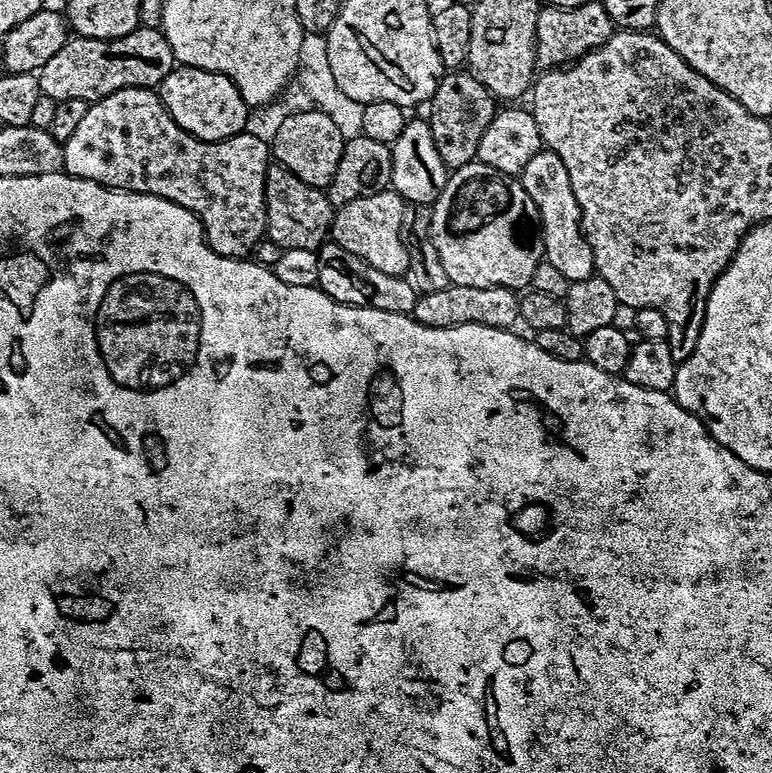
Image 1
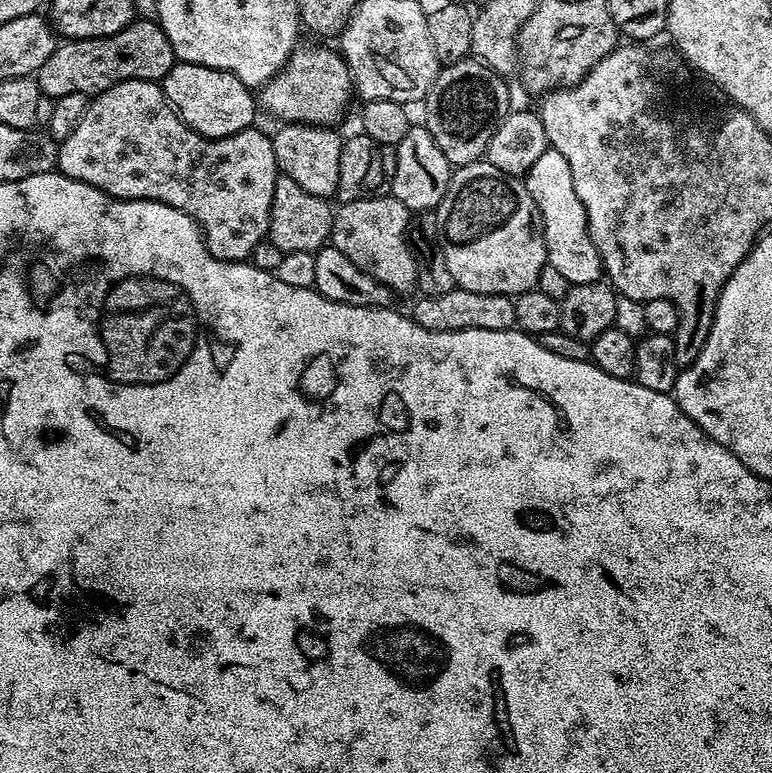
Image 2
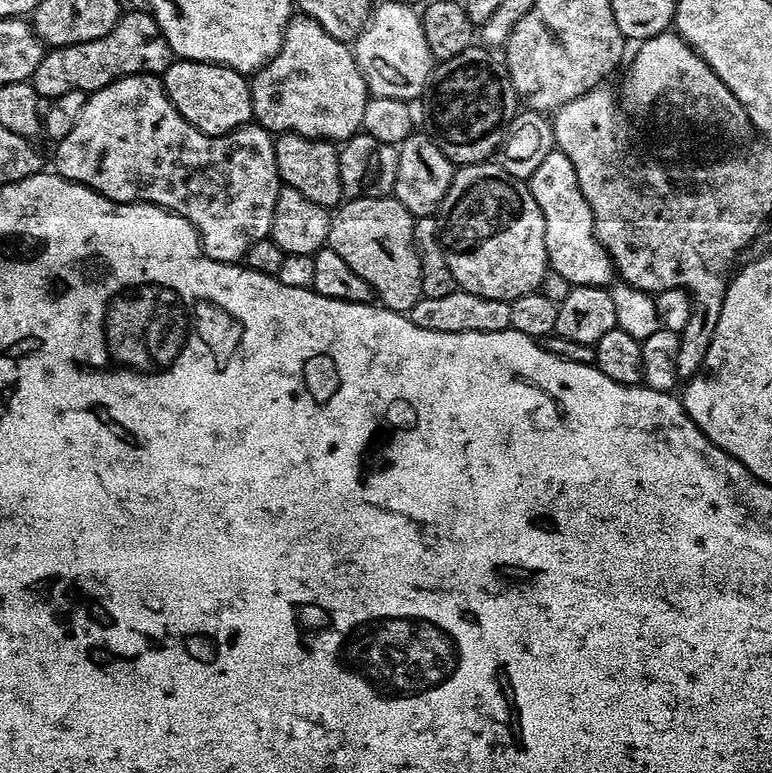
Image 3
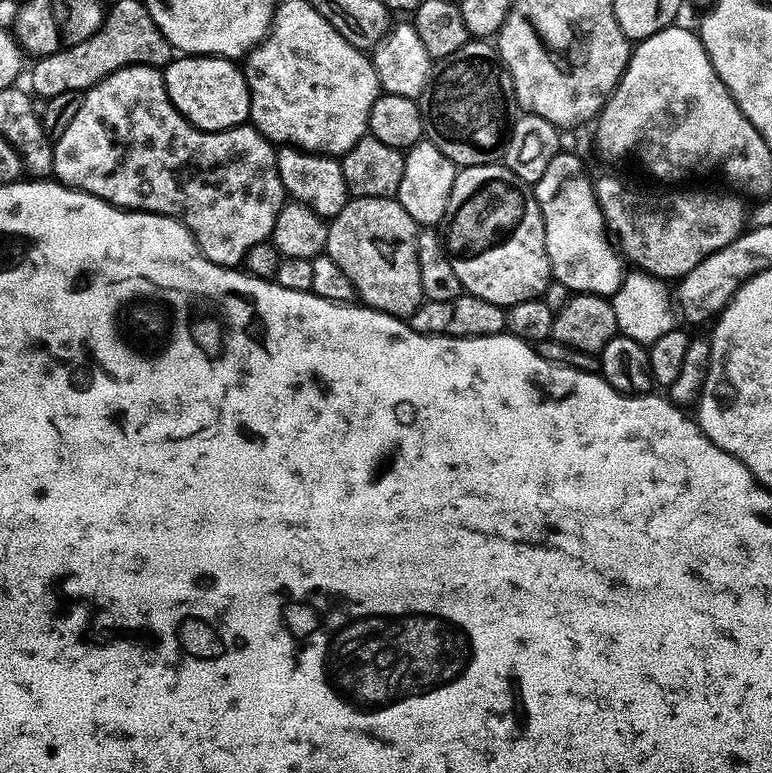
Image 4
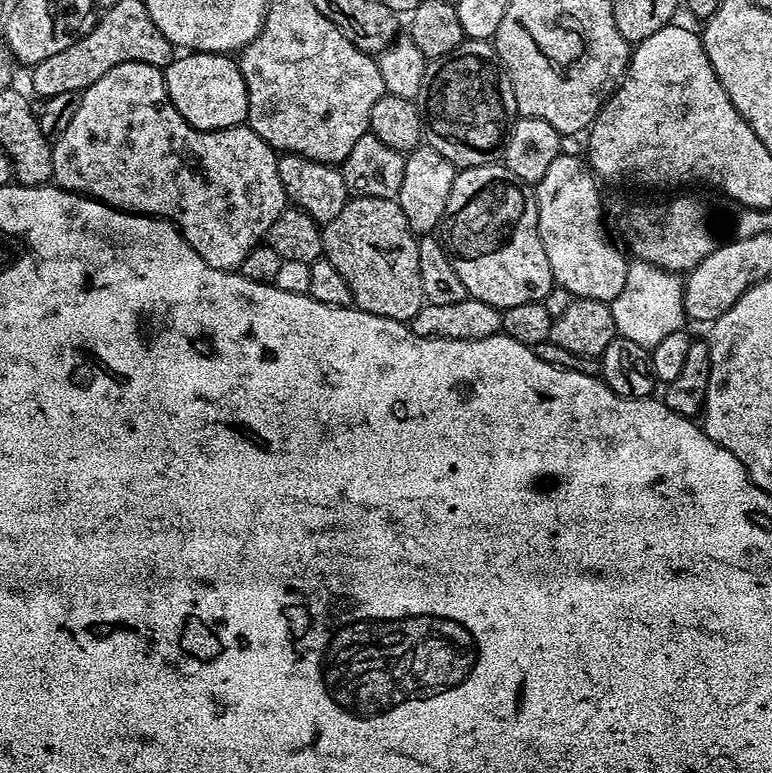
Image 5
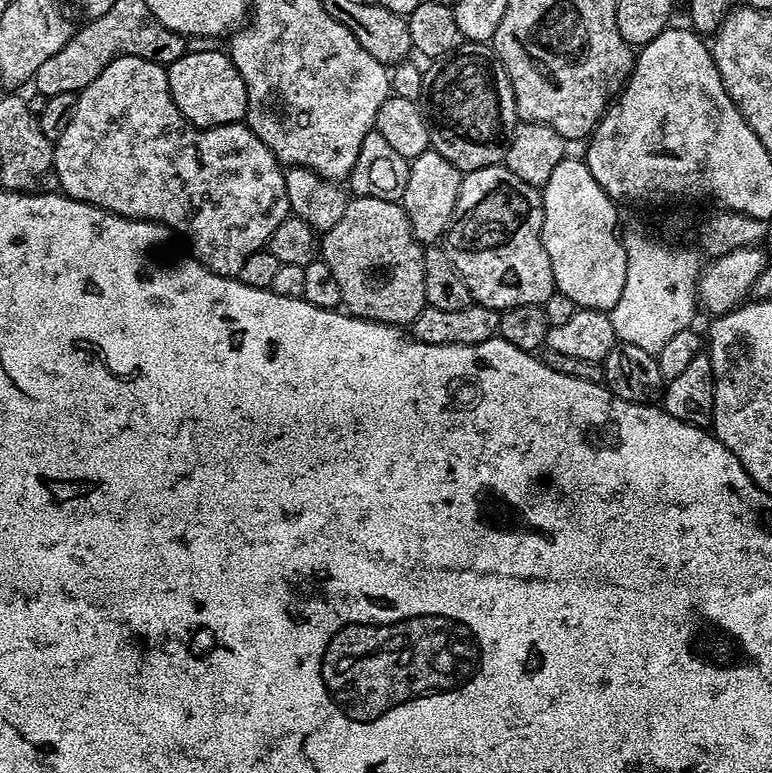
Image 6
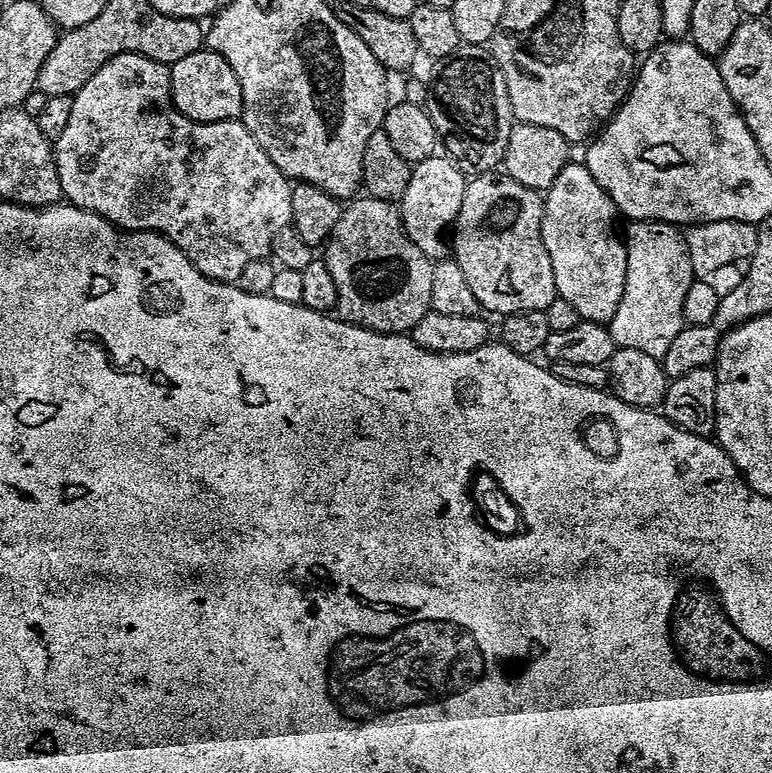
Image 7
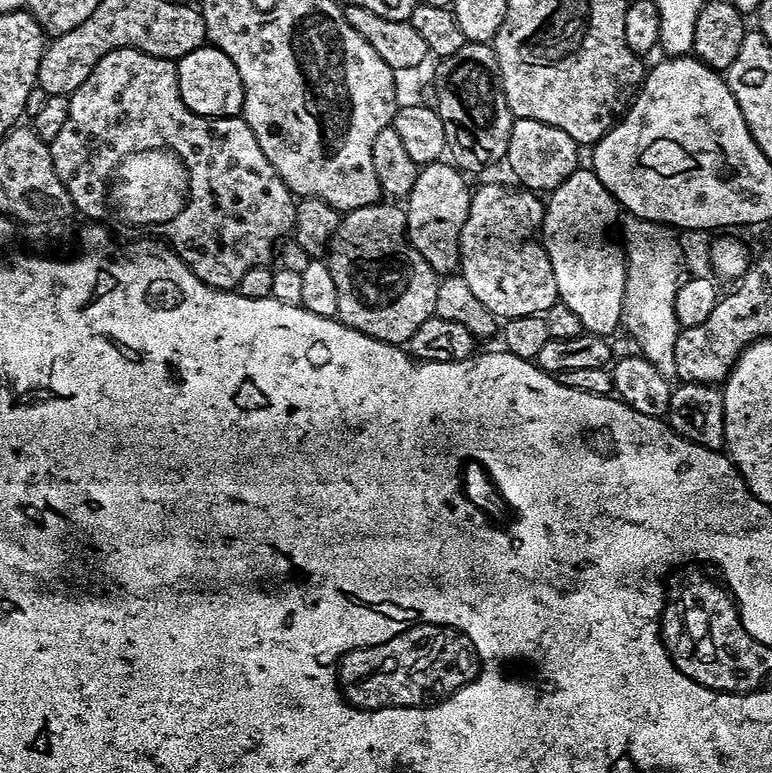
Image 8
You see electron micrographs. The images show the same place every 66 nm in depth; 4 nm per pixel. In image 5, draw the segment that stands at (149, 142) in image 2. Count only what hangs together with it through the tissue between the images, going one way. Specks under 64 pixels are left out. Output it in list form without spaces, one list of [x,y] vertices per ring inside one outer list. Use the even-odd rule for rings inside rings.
[[[122,62],[122,66],[114,66],[114,70],[106,70],[106,74],[102,74],[102,78],[98,78],[98,82],[94,82],[80,93],[80,105],[77,112],[74,113],[74,119],[70,121],[70,126],[66,126],[66,134],[62,134],[62,138],[58,138],[52,144],[52,175],[55,183],[67,191],[98,200],[102,204],[109,204],[112,208],[122,212],[157,218],[161,214],[174,214],[174,180],[176,180],[176,184],[178,182],[184,184],[186,196],[182,196],[178,204],[184,204],[182,208],[186,210],[186,212],[182,212],[184,224],[192,226],[192,228],[188,228],[188,232],[192,234],[192,241],[188,245],[210,266],[214,266],[214,270],[223,272],[236,272],[241,267],[248,252],[267,237],[270,226],[274,226],[274,218],[278,218],[278,214],[282,214],[288,204],[288,196],[282,190],[282,178],[278,178],[276,149],[270,147],[262,138],[258,138],[258,134],[254,134],[254,130],[247,126],[223,128],[217,132],[199,132],[197,128],[190,126],[186,122],[186,118],[182,118],[182,114],[178,114],[174,102],[170,102],[163,71],[146,62]]]

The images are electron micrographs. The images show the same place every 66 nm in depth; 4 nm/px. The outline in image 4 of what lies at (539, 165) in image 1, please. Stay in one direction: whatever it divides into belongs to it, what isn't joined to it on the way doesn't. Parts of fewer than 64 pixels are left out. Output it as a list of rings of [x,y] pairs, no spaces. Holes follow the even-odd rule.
[[[567,150],[557,152],[554,158],[550,158],[550,166],[546,166],[542,178],[538,178],[538,182],[534,185],[534,195],[542,214],[546,254],[552,267],[553,280],[562,282],[562,286],[566,286],[572,294],[589,292],[611,298],[623,282],[626,268],[615,243],[610,239],[608,230],[604,226],[604,215],[596,202],[594,182],[584,173],[583,162]]]

